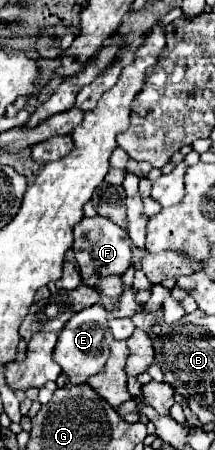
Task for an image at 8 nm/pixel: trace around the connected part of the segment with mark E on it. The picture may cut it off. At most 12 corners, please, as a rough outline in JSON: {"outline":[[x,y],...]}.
{"outline":[[102,304],[74,314],[54,360],[72,384],[98,374],[114,342]]}

